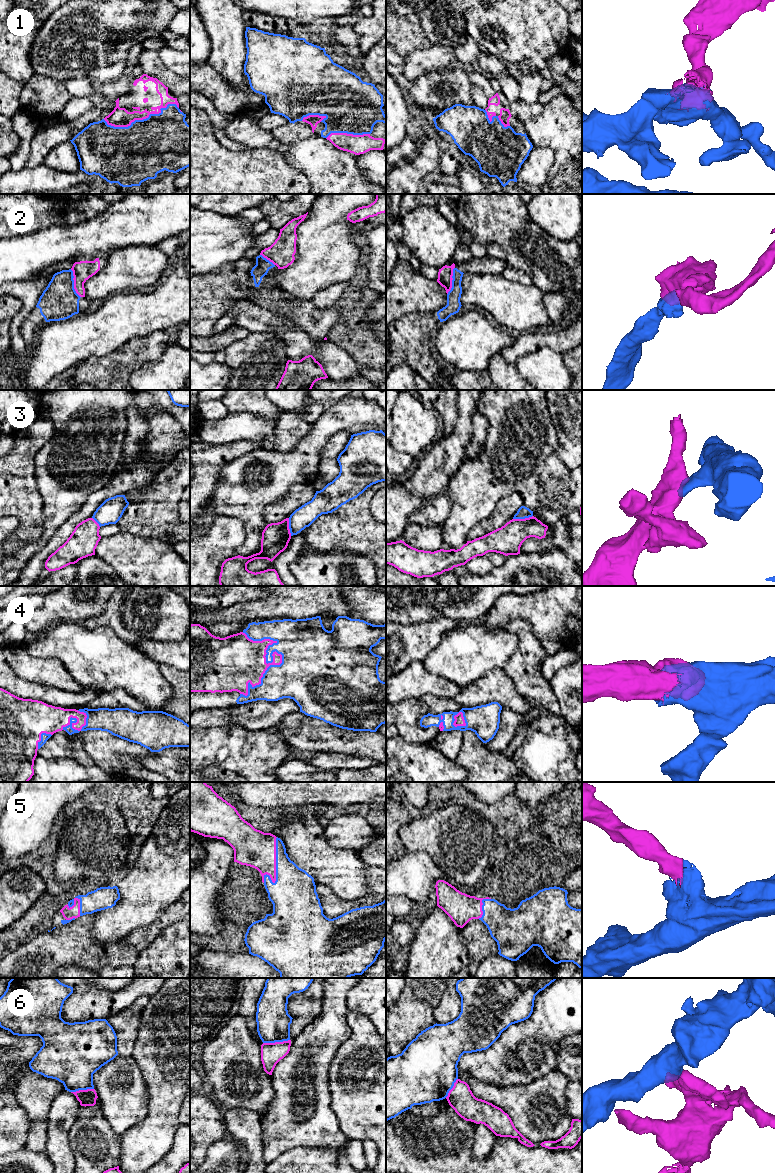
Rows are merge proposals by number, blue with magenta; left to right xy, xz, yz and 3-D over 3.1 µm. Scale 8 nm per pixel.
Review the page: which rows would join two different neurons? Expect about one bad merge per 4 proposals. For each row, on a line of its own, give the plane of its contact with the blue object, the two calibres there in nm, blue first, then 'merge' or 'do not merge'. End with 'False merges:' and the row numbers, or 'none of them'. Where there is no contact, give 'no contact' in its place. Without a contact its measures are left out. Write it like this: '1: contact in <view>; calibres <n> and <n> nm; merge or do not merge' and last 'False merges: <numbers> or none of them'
1: contact in xy; calibres 460 and 160 nm; merge
2: contact in xy; calibres 300 and 160 nm; do not merge
3: contact in yz; calibres 100 and 240 nm; do not merge
4: contact in xz; calibres 320 and 400 nm; merge
5: contact in xz; calibres 360 and 300 nm; merge
6: contact in xz; calibres 280 and 180 nm; do not merge
False merges: 2, 3, 6

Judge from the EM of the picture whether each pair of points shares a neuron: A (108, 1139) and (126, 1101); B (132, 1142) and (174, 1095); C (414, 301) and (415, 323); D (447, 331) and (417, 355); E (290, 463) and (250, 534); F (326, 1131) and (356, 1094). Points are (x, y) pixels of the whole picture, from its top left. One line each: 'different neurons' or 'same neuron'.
A: different neurons
B: same neuron
C: different neurons
D: different neurons
E: same neuron
F: different neurons

